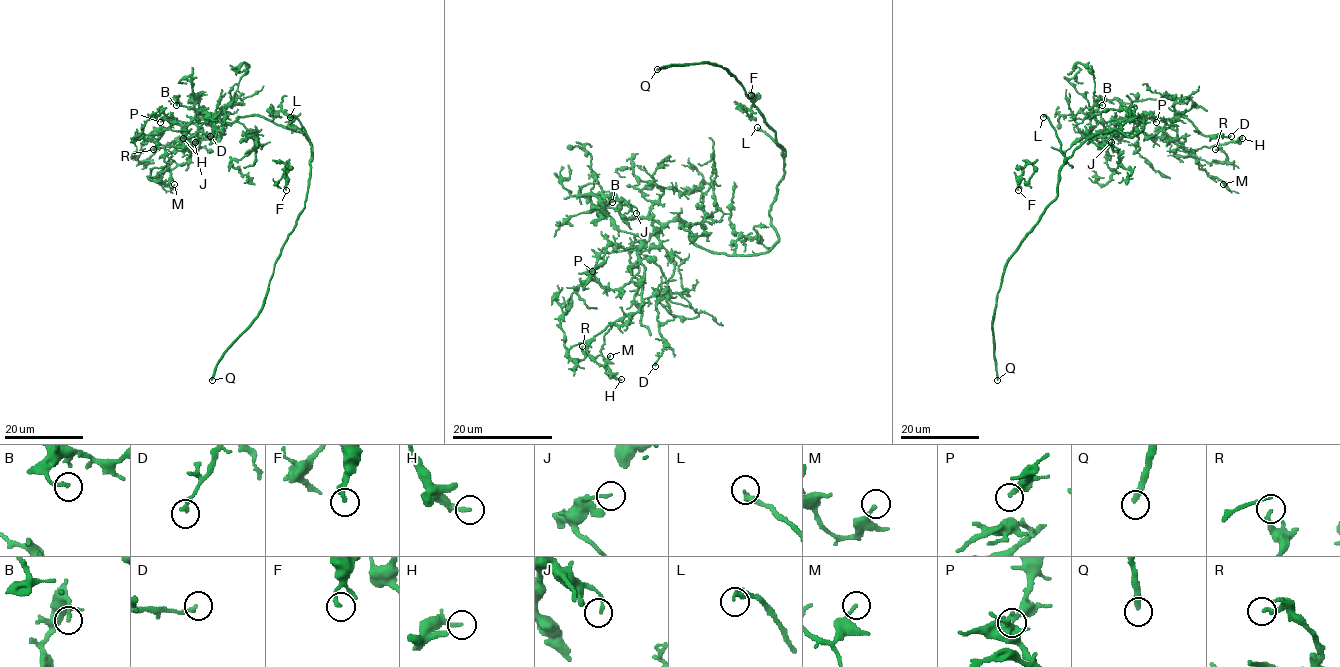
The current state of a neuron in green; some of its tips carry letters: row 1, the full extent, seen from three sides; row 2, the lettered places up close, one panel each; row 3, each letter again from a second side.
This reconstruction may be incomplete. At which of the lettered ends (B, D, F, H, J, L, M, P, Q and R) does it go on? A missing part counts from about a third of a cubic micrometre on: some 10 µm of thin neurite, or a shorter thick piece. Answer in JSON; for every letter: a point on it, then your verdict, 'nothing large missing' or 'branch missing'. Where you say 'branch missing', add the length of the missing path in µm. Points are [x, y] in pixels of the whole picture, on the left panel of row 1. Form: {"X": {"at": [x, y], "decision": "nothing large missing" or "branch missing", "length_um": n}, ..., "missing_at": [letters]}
{"B": {"at": [176, 105], "decision": "nothing large missing"}, "D": {"at": [210, 136], "decision": "nothing large missing"}, "F": {"at": [286, 190], "decision": "nothing large missing"}, "H": {"at": [183, 138], "decision": "nothing large missing"}, "J": {"at": [195, 142], "decision": "nothing large missing"}, "L": {"at": [290, 117], "decision": "branch missing", "length_um": 90}, "M": {"at": [174, 184], "decision": "nothing large missing"}, "P": {"at": [160, 122], "decision": "nothing large missing"}, "Q": {"at": [212, 380], "decision": "branch missing", "length_um": 35}, "R": {"at": [153, 149], "decision": "nothing large missing"}, "missing_at": ["L", "Q"]}

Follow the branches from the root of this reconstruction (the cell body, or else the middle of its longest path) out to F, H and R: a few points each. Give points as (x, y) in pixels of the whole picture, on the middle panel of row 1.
F: (770, 226), (770, 207), (776, 184), (784, 175), (784, 155), (782, 148), (751, 115), (754, 104), (751, 95)
H: (770, 226), (741, 236), (732, 254), (697, 247), (681, 221), (640, 247), (641, 306), (601, 351), (621, 379)
R: (770, 226), (727, 254), (670, 221), (627, 283), (586, 281), (572, 294), (566, 353), (582, 359), (582, 346)

